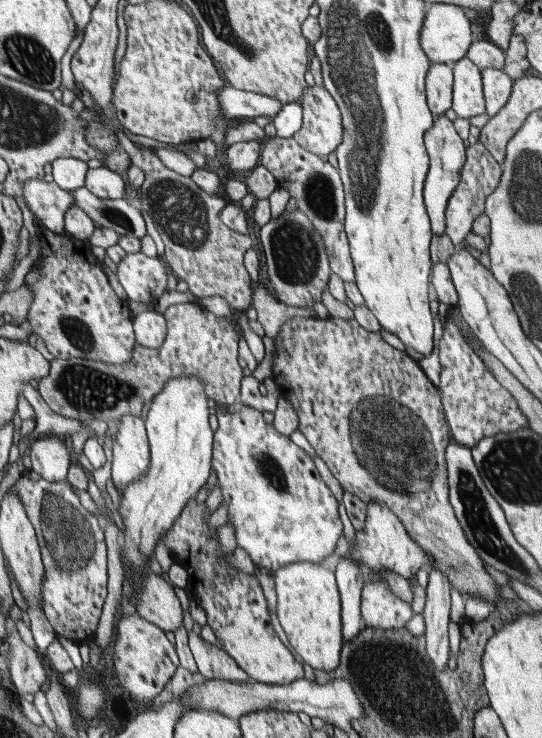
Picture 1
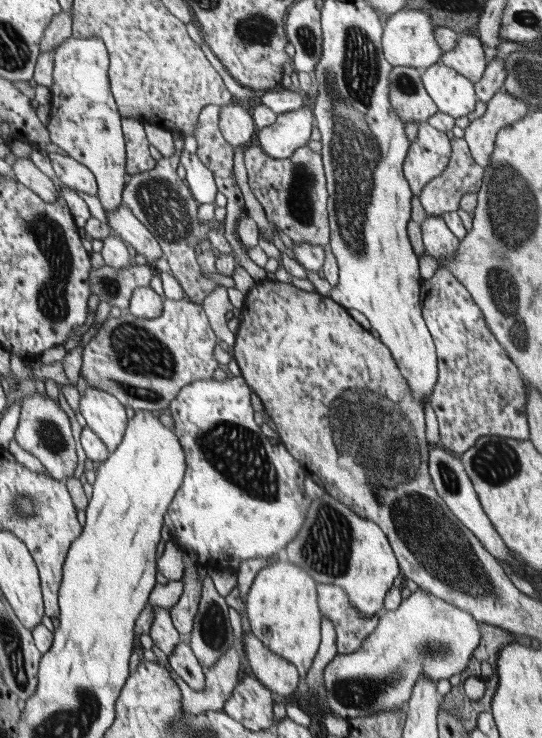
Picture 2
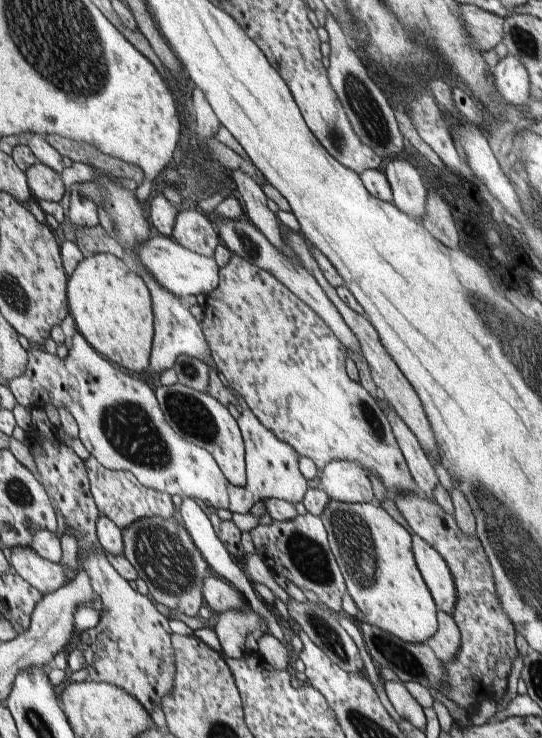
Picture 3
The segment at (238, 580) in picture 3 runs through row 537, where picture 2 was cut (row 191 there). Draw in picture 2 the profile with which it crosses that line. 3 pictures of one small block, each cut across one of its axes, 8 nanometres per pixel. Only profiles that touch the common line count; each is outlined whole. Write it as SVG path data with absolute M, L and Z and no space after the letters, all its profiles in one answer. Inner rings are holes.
M183 151L180 162L186 170L186 184L193 192L198 204L210 204L218 192L212 172L199 160L196 154Z

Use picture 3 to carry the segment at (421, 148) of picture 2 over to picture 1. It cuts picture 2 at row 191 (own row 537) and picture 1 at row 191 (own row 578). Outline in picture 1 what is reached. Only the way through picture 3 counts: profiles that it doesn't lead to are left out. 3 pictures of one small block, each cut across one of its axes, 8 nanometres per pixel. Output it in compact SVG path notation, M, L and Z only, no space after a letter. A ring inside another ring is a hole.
M435 116L433 126L424 134L425 147L429 156L428 173L425 178L425 207L432 222L434 235L442 235L446 231L445 210L448 199L453 195L461 182L462 169L465 168L466 150L463 139L458 136L452 120L446 116Z

